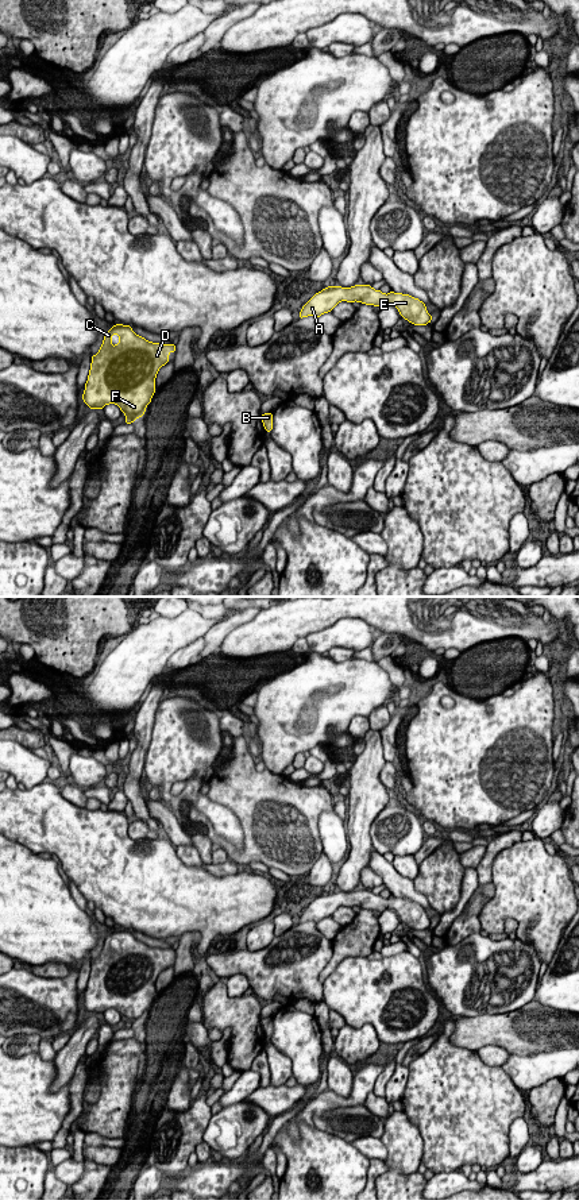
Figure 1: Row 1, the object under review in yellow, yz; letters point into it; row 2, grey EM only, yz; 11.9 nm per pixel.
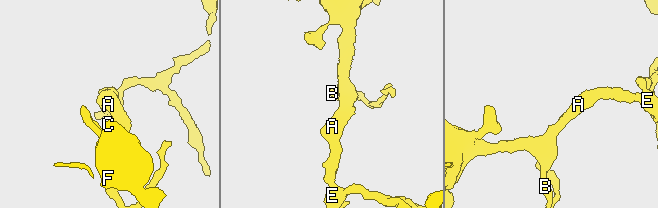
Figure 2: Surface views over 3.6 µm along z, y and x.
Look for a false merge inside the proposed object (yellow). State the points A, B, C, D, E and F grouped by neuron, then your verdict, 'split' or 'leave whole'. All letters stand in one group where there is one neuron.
A B C D E F | leave whole

